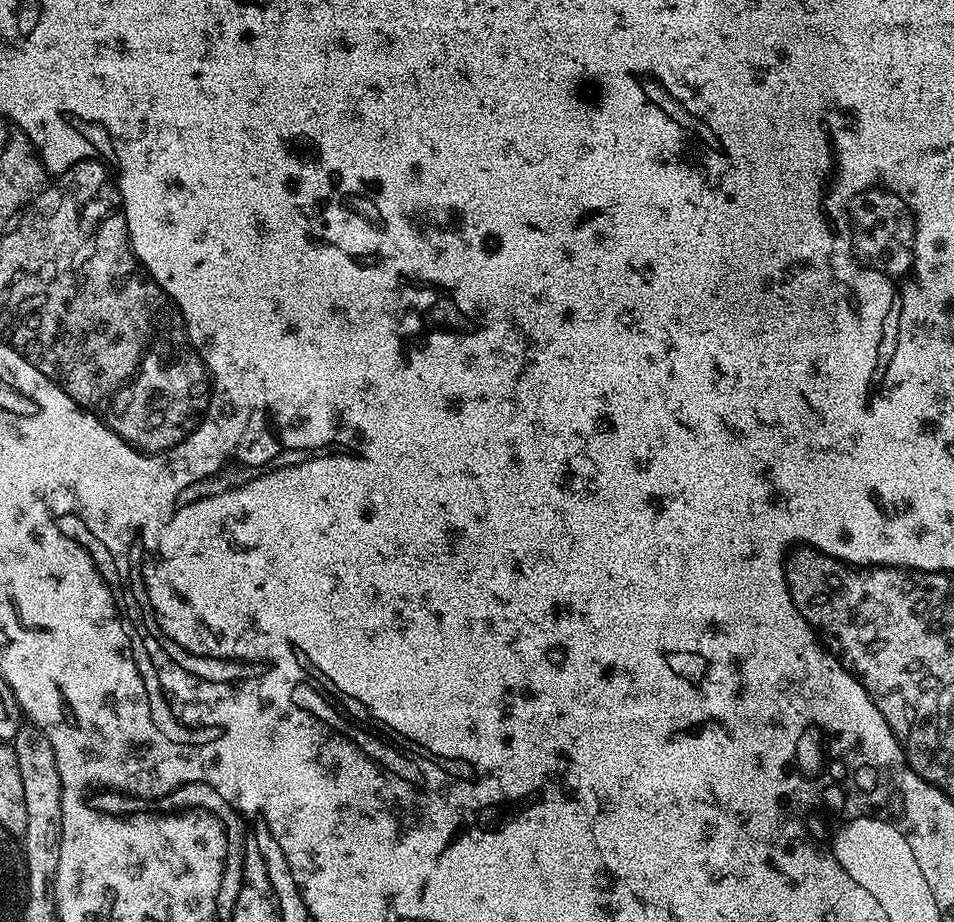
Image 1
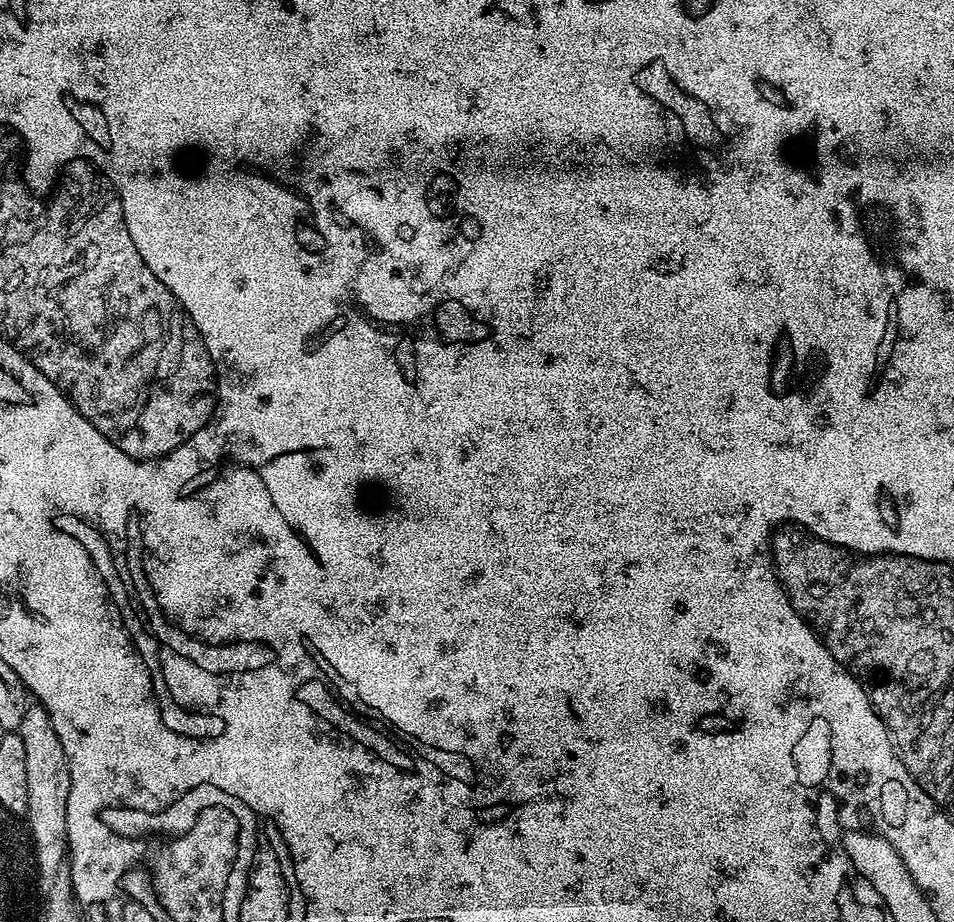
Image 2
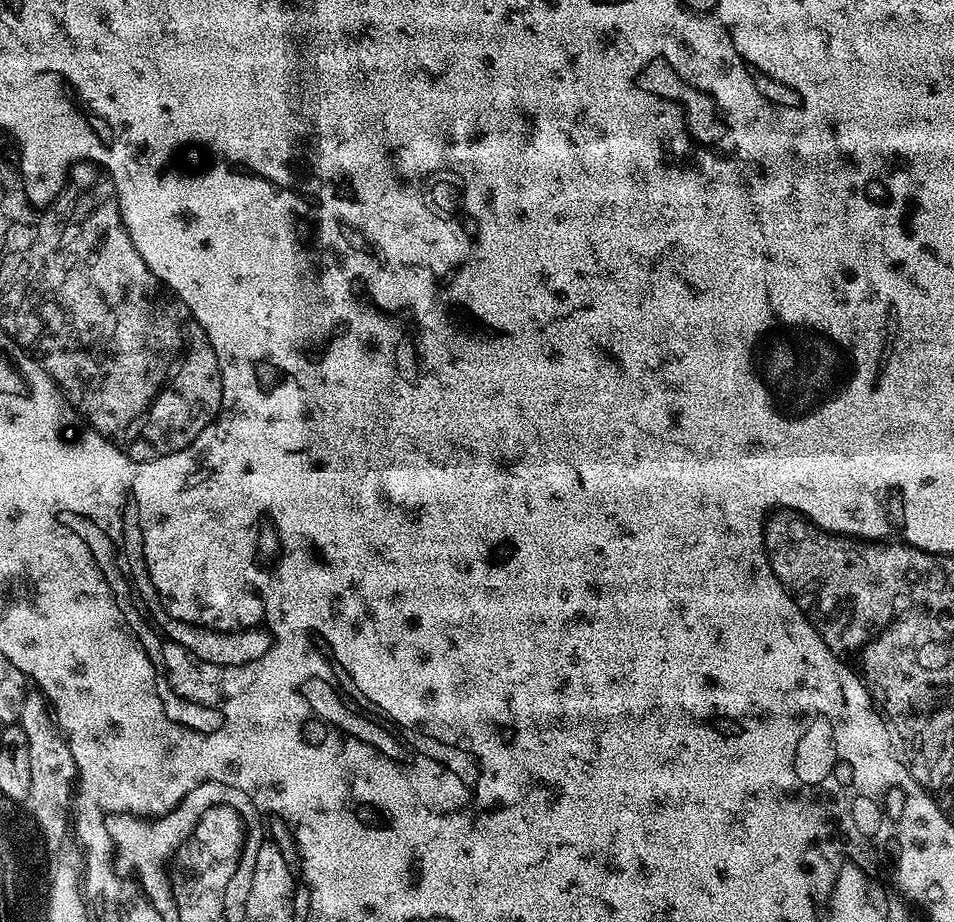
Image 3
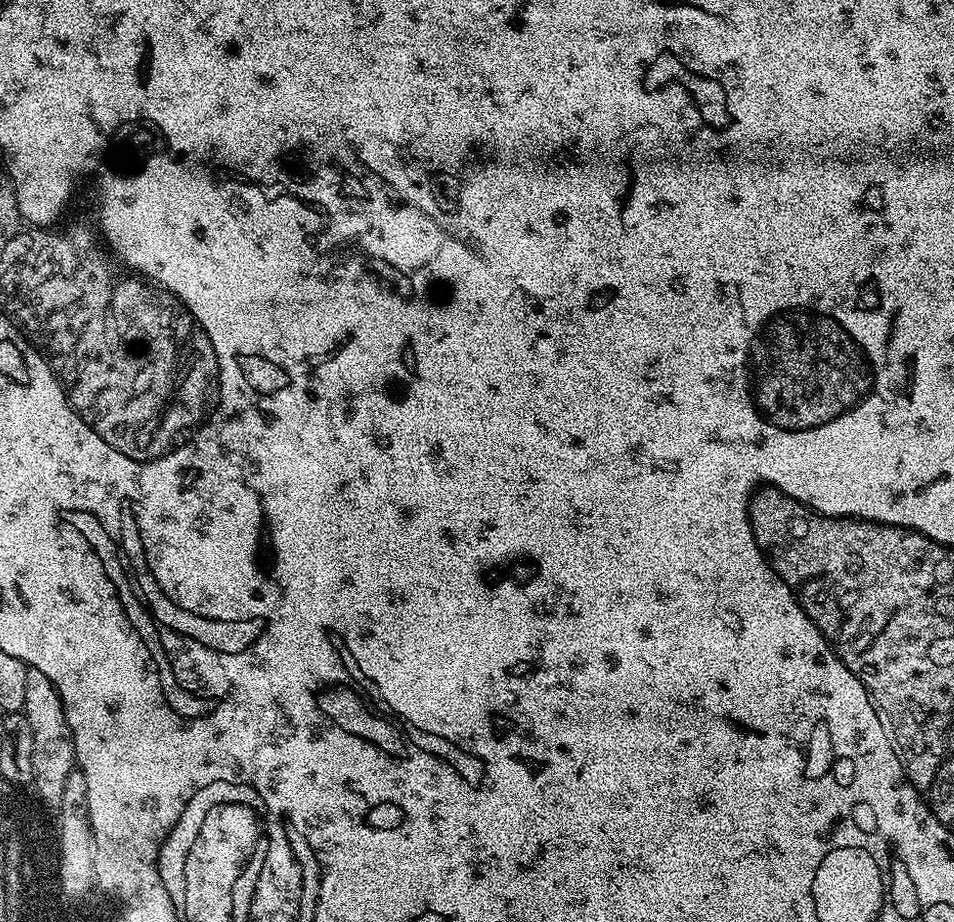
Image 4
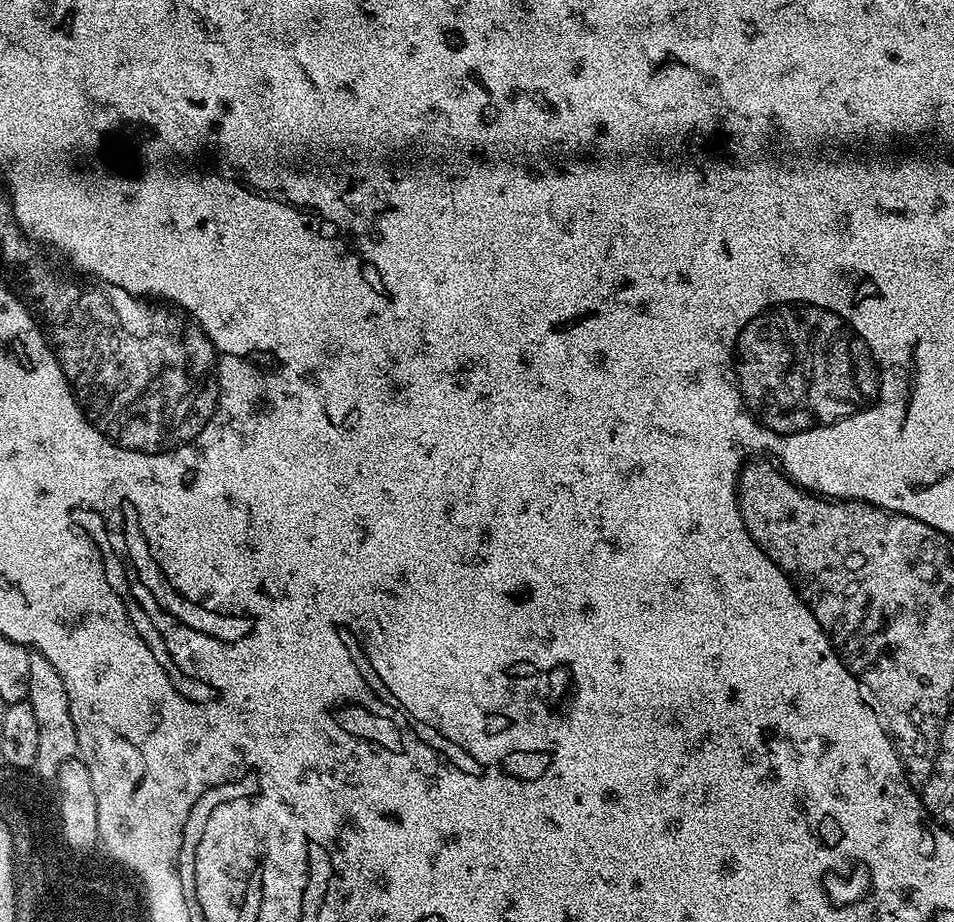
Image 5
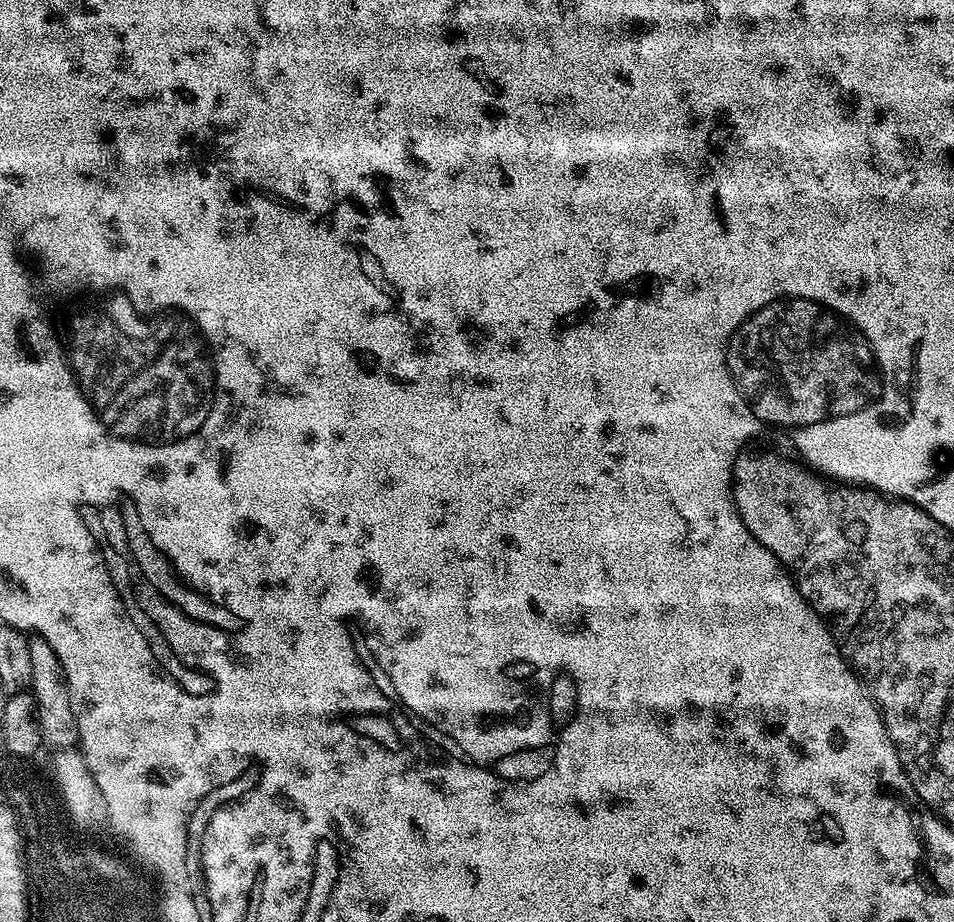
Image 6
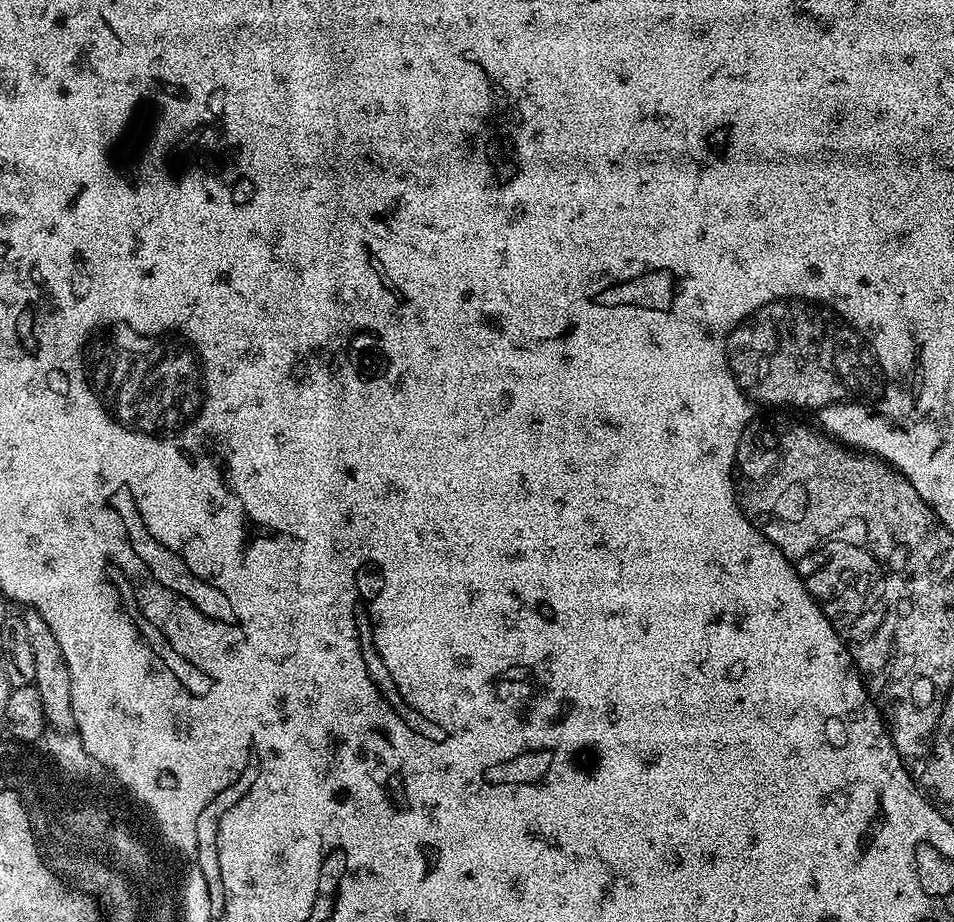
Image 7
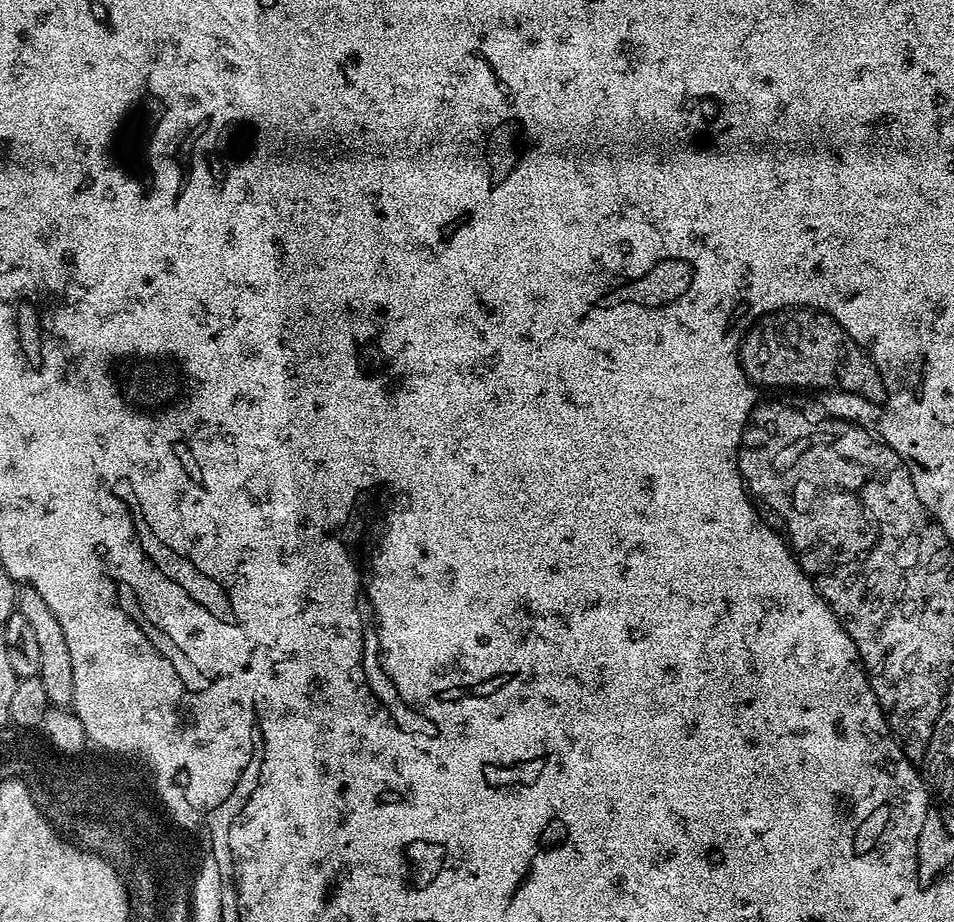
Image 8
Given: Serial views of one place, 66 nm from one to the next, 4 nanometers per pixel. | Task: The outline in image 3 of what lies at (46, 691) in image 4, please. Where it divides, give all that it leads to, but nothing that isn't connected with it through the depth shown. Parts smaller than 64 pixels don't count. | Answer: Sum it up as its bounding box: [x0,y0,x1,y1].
[19,690,77,845]

